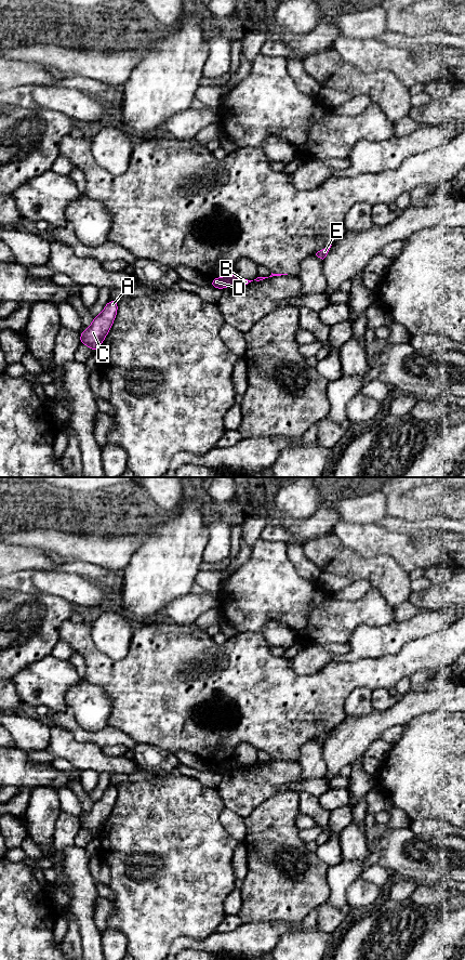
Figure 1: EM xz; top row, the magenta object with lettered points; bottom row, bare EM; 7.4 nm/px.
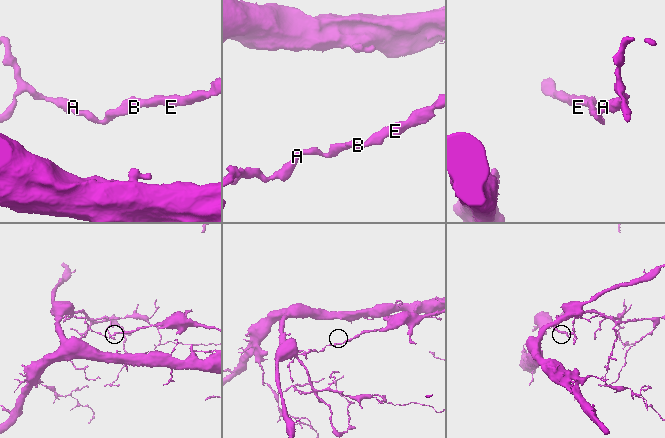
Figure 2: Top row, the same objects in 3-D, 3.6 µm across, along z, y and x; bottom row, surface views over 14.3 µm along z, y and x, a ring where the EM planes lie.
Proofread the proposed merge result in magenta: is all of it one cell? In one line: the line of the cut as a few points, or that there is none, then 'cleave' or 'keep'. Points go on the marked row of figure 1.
xz (229, 276), (227, 285) | cleave

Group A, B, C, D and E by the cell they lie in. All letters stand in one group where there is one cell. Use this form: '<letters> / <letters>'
A C D / B E

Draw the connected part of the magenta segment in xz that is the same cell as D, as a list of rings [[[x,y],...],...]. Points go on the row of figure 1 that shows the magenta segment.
[[[222,276],[220,278],[212,278],[210,286],[216,289],[224,290],[229,285],[229,276]]]

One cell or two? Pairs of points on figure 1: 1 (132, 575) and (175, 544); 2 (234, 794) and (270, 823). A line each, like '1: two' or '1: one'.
1: one
2: two

